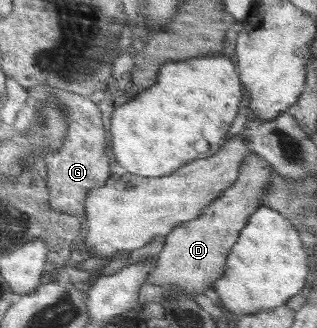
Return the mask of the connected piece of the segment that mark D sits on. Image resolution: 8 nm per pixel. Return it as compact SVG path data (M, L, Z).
M253 152L246 156L240 164L239 176L231 187L226 188L215 200L212 200L211 204L202 210L201 216L197 216L195 220L177 225L173 231L166 235L165 244L157 254L156 265L146 276L146 283L163 284L163 286L171 286L173 288L179 287L193 294L203 293L207 288L213 289L214 282L219 280L223 274L227 255L237 242L239 233L247 224L249 218L260 207L260 202L269 188L272 171L273 168L270 166L270 163L257 153Z

